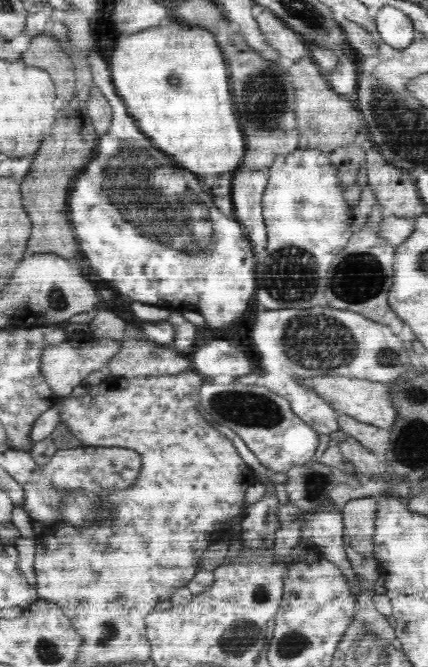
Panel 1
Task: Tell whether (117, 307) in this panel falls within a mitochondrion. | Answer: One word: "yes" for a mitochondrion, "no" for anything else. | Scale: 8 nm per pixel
no

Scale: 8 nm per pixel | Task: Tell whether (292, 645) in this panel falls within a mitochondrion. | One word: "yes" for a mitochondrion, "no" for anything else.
yes

